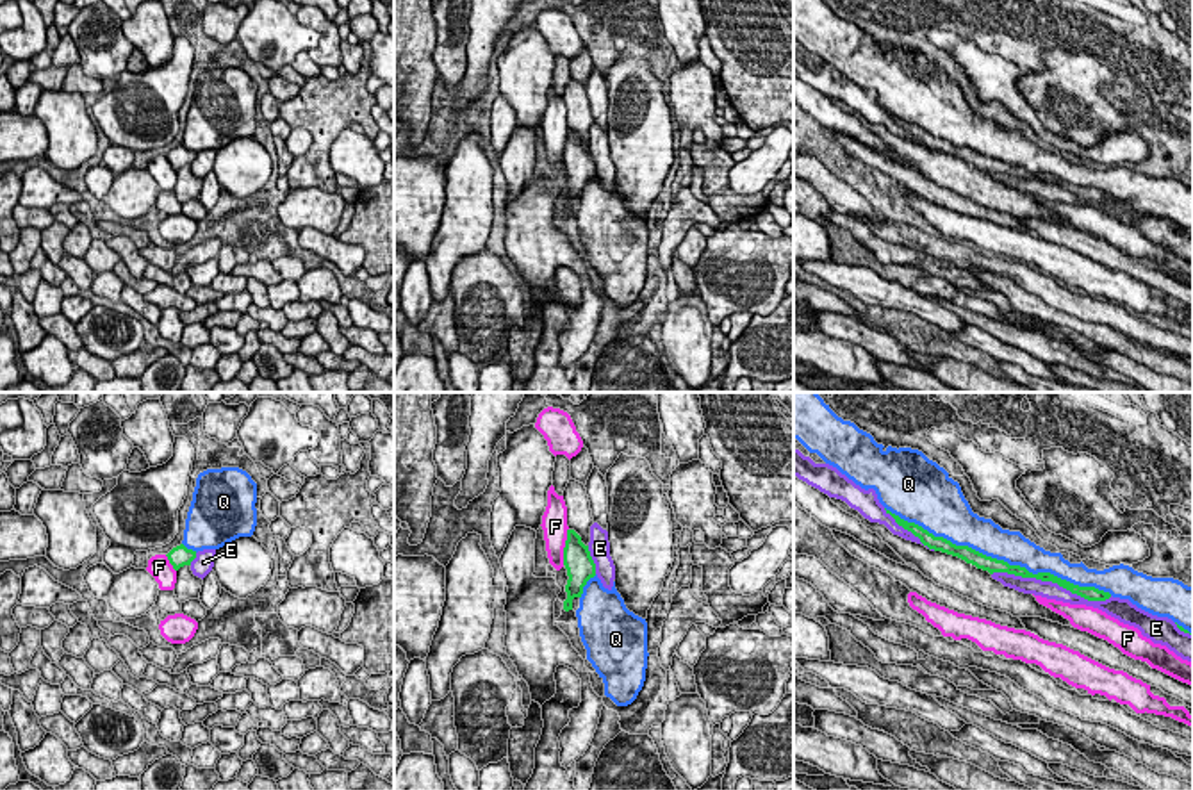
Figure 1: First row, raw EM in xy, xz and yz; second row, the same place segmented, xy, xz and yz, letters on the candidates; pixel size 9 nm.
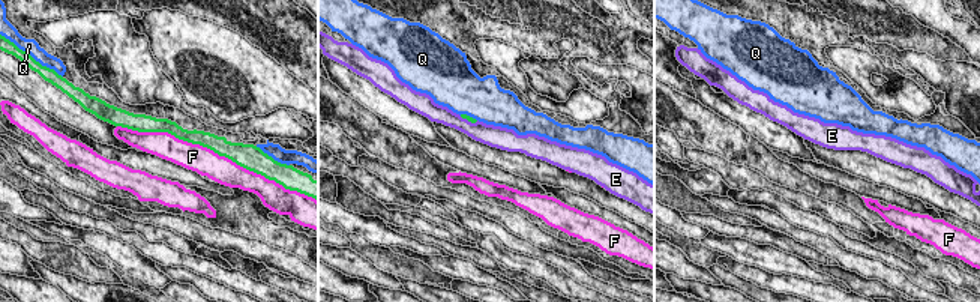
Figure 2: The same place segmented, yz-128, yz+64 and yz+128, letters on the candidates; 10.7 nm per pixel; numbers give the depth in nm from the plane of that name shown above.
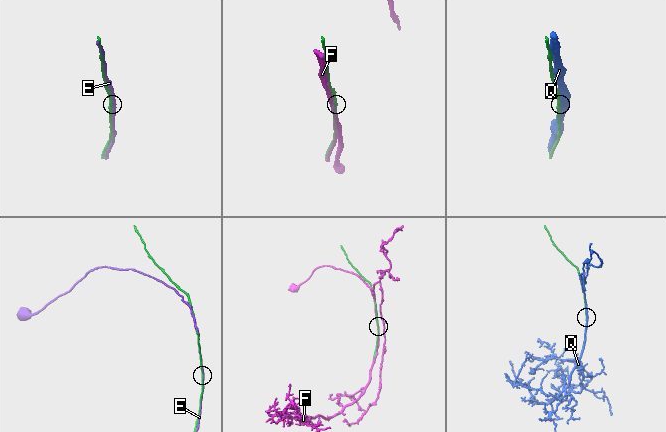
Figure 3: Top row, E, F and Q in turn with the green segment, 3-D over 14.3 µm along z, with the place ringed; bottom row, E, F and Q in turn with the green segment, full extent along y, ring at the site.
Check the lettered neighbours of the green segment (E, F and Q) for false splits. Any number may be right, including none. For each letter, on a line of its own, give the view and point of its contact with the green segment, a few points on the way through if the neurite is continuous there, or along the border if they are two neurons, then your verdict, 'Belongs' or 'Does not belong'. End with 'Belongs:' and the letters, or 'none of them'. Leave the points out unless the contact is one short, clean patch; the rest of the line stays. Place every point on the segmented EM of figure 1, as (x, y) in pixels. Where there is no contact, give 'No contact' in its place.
E: Touches green at yz (1053, 582). Does not belong
F: Touches green at xz (566, 546). Does not belong
Q: Touches green at yz (999, 560). Belongs
Belongs: Q

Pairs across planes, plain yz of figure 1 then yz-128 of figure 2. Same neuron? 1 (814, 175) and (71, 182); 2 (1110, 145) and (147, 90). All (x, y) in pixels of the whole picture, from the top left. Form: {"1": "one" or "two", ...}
{"1": "one", "2": "one"}

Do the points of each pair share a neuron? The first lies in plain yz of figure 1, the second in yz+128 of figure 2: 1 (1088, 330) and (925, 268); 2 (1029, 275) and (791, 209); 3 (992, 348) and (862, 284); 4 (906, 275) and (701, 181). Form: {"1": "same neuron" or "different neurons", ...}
{"1": "different neurons", "2": "different neurons", "3": "different neurons", "4": "different neurons"}

